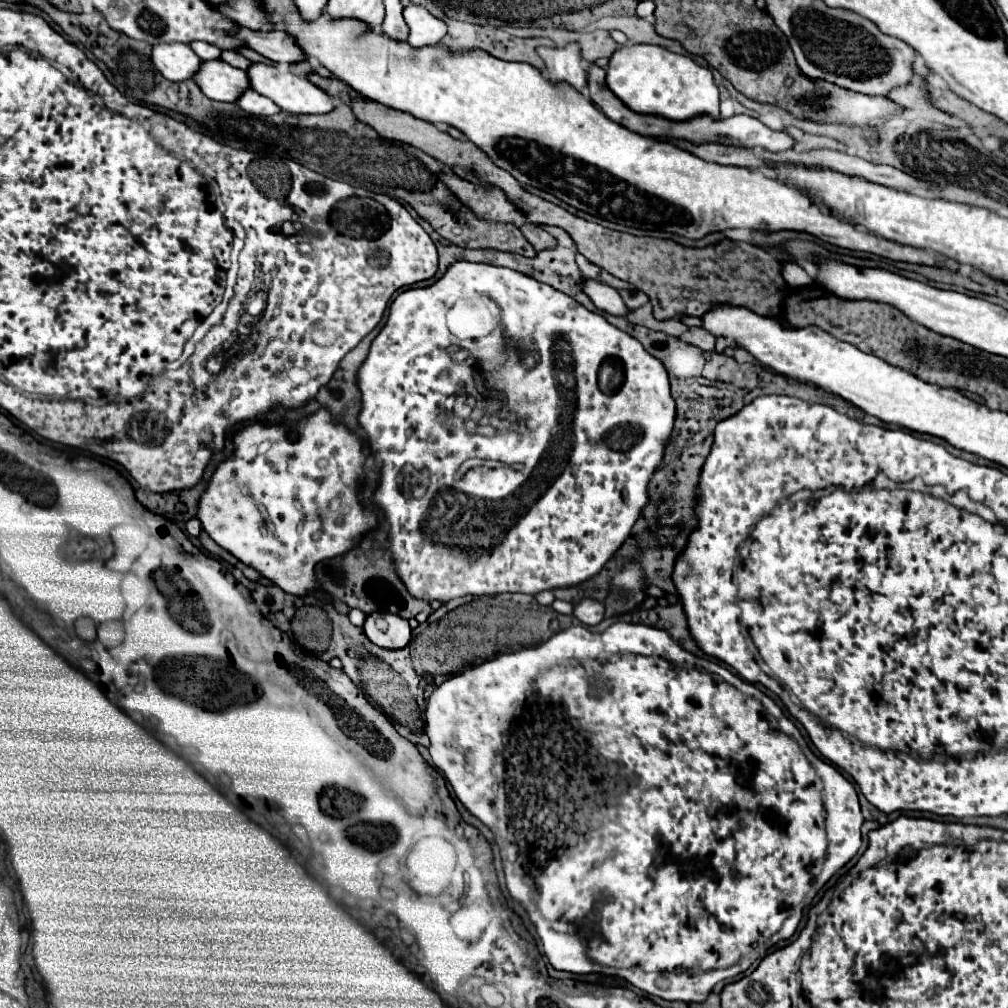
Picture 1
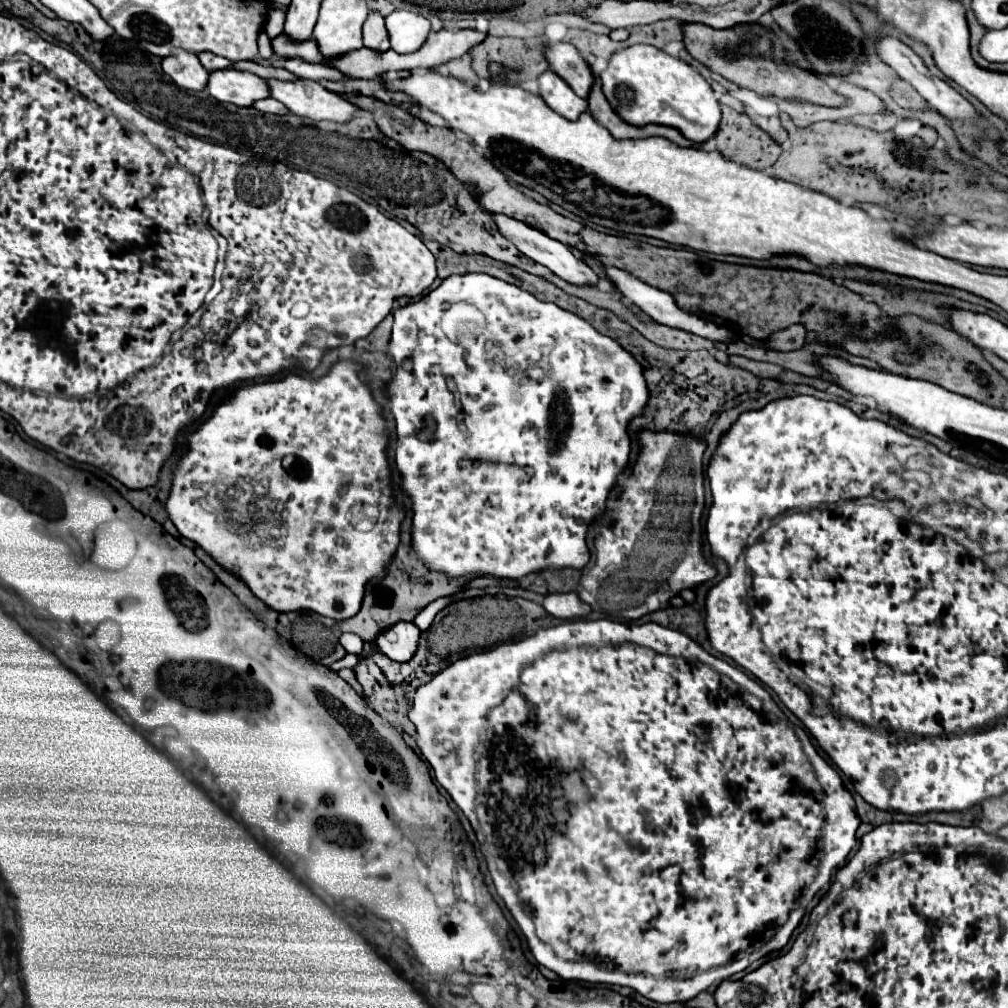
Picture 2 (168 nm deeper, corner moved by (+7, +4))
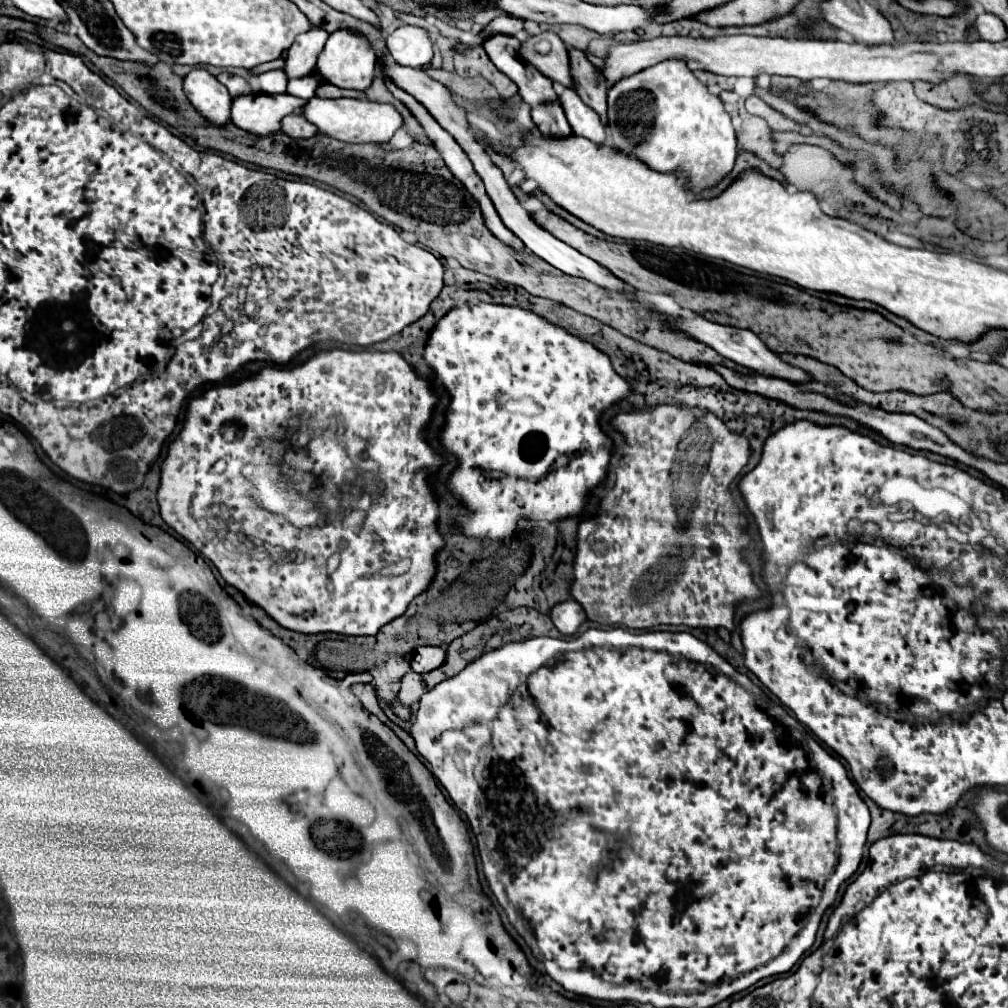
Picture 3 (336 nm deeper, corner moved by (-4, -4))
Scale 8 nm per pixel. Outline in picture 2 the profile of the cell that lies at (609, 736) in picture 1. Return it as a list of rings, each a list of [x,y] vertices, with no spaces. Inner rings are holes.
[[[610,618],[597,619],[594,621],[585,619],[570,620],[561,623],[561,625],[557,625],[557,627],[539,629],[535,635],[525,637],[525,639],[521,639],[521,641],[517,641],[517,643],[505,643],[505,645],[495,647],[495,649],[491,649],[491,651],[469,655],[469,657],[465,657],[465,659],[455,661],[453,665],[449,665],[447,669],[443,669],[441,673],[437,673],[429,683],[421,685],[421,687],[415,691],[415,701],[413,701],[413,707],[411,707],[411,711],[409,711],[409,719],[411,719],[411,721],[415,723],[415,727],[417,727],[417,745],[419,745],[421,753],[423,753],[423,757],[427,759],[427,763],[431,765],[431,769],[433,769],[433,773],[435,773],[435,779],[439,781],[439,785],[443,785],[443,787],[447,789],[447,793],[451,795],[451,799],[453,799],[453,801],[457,803],[457,807],[467,815],[467,819],[471,821],[473,829],[475,829],[477,835],[481,837],[481,835],[483,835],[483,833],[481,833],[481,825],[479,825],[477,815],[475,815],[475,797],[479,797],[479,805],[483,805],[485,815],[487,815],[485,821],[493,827],[493,841],[491,841],[491,843],[495,845],[499,857],[503,857],[505,863],[509,865],[509,871],[513,873],[513,881],[515,881],[513,887],[517,889],[517,891],[513,891],[513,887],[511,887],[511,883],[509,883],[509,877],[501,877],[503,873],[497,873],[495,861],[489,861],[489,859],[487,859],[491,877],[493,877],[495,887],[497,887],[497,893],[501,895],[501,899],[505,901],[507,909],[509,909],[511,915],[515,917],[519,929],[525,933],[527,943],[529,943],[529,949],[533,951],[537,963],[541,963],[541,965],[545,965],[547,969],[555,971],[555,973],[557,973],[559,977],[563,977],[563,979],[589,981],[589,983],[625,985],[625,987],[631,987],[631,989],[639,991],[643,997],[647,997],[647,999],[651,999],[651,1001],[657,1001],[657,1003],[675,1003],[675,1001],[685,1003],[685,1001],[697,997],[701,991],[705,991],[713,981],[717,981],[717,979],[723,981],[723,979],[727,979],[727,977],[731,977],[731,975],[743,971],[743,969],[745,969],[749,963],[753,963],[755,959],[761,959],[763,955],[781,949],[781,947],[789,941],[791,931],[795,929],[795,925],[801,921],[801,917],[803,917],[803,913],[805,913],[805,907],[809,905],[809,901],[813,899],[813,895],[815,895],[825,883],[829,883],[833,871],[845,863],[847,855],[851,853],[851,849],[853,849],[855,843],[857,843],[857,841],[855,841],[855,831],[857,831],[857,827],[859,827],[861,821],[859,821],[859,817],[857,817],[857,813],[855,813],[853,795],[843,787],[843,781],[841,781],[839,773],[837,773],[837,771],[817,753],[817,749],[811,745],[807,733],[805,733],[801,727],[793,727],[793,729],[791,729],[791,727],[785,723],[785,719],[781,719],[781,709],[775,705],[775,701],[771,699],[771,695],[769,695],[757,681],[753,681],[751,677],[747,677],[741,669],[729,665],[727,661],[723,661],[723,659],[719,659],[719,657],[709,655],[709,653],[703,651],[695,641],[691,641],[689,637],[685,637],[681,631],[663,627],[663,625],[659,625],[659,623],[651,623],[651,621],[649,621],[649,623],[637,625],[631,622],[621,622]],[[619,643],[623,643],[623,645],[621,645],[621,647],[609,647],[609,645],[619,645]],[[631,643],[635,643],[635,645],[631,645]],[[581,645],[591,645],[591,647],[581,647]],[[601,645],[603,645],[603,647],[601,647]],[[637,645],[641,645],[641,647],[637,647]],[[557,647],[569,647],[569,649],[557,649]],[[647,647],[649,647],[649,649],[647,649]],[[553,649],[557,649],[557,651],[553,651]],[[655,651],[657,651],[657,653],[655,653]],[[545,653],[549,653],[549,655],[545,655]],[[661,653],[663,653],[663,655],[661,655]],[[539,655],[541,655],[541,657],[539,657]],[[671,655],[677,655],[677,657],[671,657]],[[537,657],[539,657],[539,659],[537,659]],[[679,657],[693,657],[693,659],[679,659]],[[529,663],[531,663],[531,665],[529,665]],[[525,665],[529,665],[529,667],[525,667]],[[523,667],[525,667],[525,669],[523,669]],[[711,667],[713,667],[713,669],[711,669]],[[521,669],[523,669],[523,671],[521,671]],[[519,673],[521,673],[521,679],[519,679]],[[517,683],[519,683],[519,685],[517,685]],[[513,687],[517,687],[517,689],[513,689]],[[511,689],[513,689],[513,691],[511,691]],[[509,691],[511,691],[511,695],[509,695]],[[505,697],[507,697],[507,699],[505,699]],[[503,699],[505,699],[505,701],[503,701]],[[501,701],[503,701],[503,703],[501,703]],[[499,703],[501,703],[501,705],[499,705]],[[763,703],[765,703],[767,707],[771,707],[771,711],[769,711]],[[491,707],[495,707],[495,709],[491,709]],[[489,709],[491,709],[491,711],[489,711]],[[773,713],[775,713],[775,715],[773,715]],[[777,715],[779,715],[779,717],[777,717]],[[793,731],[795,731],[795,733],[793,733]],[[795,735],[797,735],[799,739],[797,739]],[[485,736],[487,739],[485,739]],[[799,741],[801,741],[801,743],[799,743]],[[801,745],[803,745],[803,749],[801,749]],[[803,751],[805,751],[805,753],[803,753]],[[805,755],[807,755],[807,757],[805,757]],[[811,765],[813,765],[813,769],[811,769]],[[813,771],[815,771],[817,781],[819,781],[821,785],[815,781]],[[475,773],[477,773],[477,779],[475,779]],[[823,791],[825,791],[825,797],[823,797]],[[517,895],[519,895],[519,899],[517,899]],[[795,907],[797,907],[797,909],[795,909]],[[531,909],[533,909],[533,911]],[[793,909],[795,909],[795,911],[793,911]],[[529,912],[531,913],[532,919],[529,919]],[[779,925],[781,925],[781,927],[779,927]],[[537,935],[539,935],[539,939],[537,939]],[[595,937],[597,937],[597,963],[601,963],[601,965],[611,963],[611,965],[615,965],[615,967],[621,969],[621,971],[605,971],[605,967],[597,967],[597,963],[581,963],[581,961],[585,961],[585,959],[595,959],[595,951],[589,947],[591,941],[593,941],[593,947],[595,947]],[[589,939],[591,939],[591,941],[589,941]],[[541,941],[545,941],[545,943],[541,943]],[[765,941],[767,941],[767,943],[765,943]],[[547,943],[549,943],[553,949],[547,947]],[[761,943],[765,943],[765,945],[759,947],[757,951],[753,951],[753,949],[755,949],[757,945],[761,945]],[[553,951],[555,951],[559,957],[563,957],[563,959],[557,959],[557,955],[553,955]],[[749,951],[753,951],[749,957],[737,959],[737,957],[747,955]],[[577,953],[581,953],[581,961],[577,961],[577,959],[579,959]],[[583,953],[585,953],[585,955],[583,955]],[[567,959],[569,959],[569,961],[567,961]],[[571,959],[573,959],[573,961],[571,961]],[[733,959],[737,959],[737,961],[733,961]],[[729,961],[733,961],[733,963],[729,963]],[[725,963],[727,963],[727,965],[725,965]],[[719,965],[721,965],[721,967],[719,967]],[[595,967],[597,967],[597,969],[595,969]],[[711,967],[715,967],[715,969],[711,969]]]

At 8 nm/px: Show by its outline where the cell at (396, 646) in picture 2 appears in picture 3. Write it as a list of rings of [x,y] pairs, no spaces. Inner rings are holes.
[[[420,647],[410,665],[416,673],[428,673],[440,667],[444,663],[444,657],[446,651],[442,647]]]

